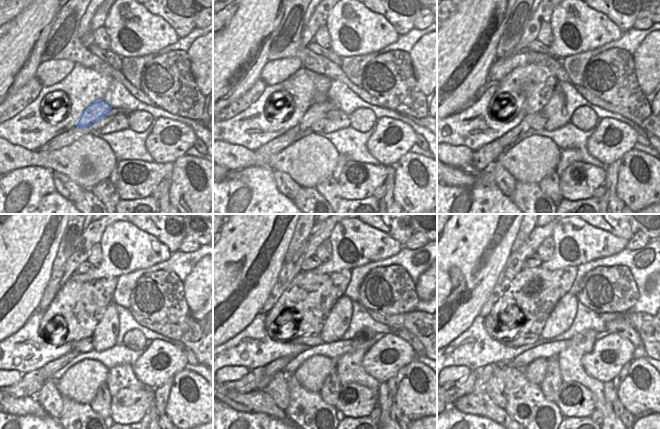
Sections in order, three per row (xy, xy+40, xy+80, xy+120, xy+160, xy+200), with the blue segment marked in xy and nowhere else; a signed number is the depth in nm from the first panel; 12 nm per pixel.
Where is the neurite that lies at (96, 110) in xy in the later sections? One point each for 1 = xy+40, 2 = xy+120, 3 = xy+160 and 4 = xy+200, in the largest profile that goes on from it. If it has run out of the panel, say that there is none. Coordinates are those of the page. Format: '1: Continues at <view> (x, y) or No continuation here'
1: Continues at xy+40 (316, 110)
2: Continues at xy+120 (51, 368)
3: Continues at xy+160 (271, 369)
4: Continues at xy+200 (483, 374)

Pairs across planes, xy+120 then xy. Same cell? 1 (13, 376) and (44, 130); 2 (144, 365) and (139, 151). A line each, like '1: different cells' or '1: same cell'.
1: different cells
2: different cells

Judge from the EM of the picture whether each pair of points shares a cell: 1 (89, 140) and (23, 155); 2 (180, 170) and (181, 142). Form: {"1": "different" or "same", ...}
{"1": "same", "2": "different"}

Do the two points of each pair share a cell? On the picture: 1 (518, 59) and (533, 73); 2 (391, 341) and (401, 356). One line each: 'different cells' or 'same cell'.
1: different cells
2: same cell

